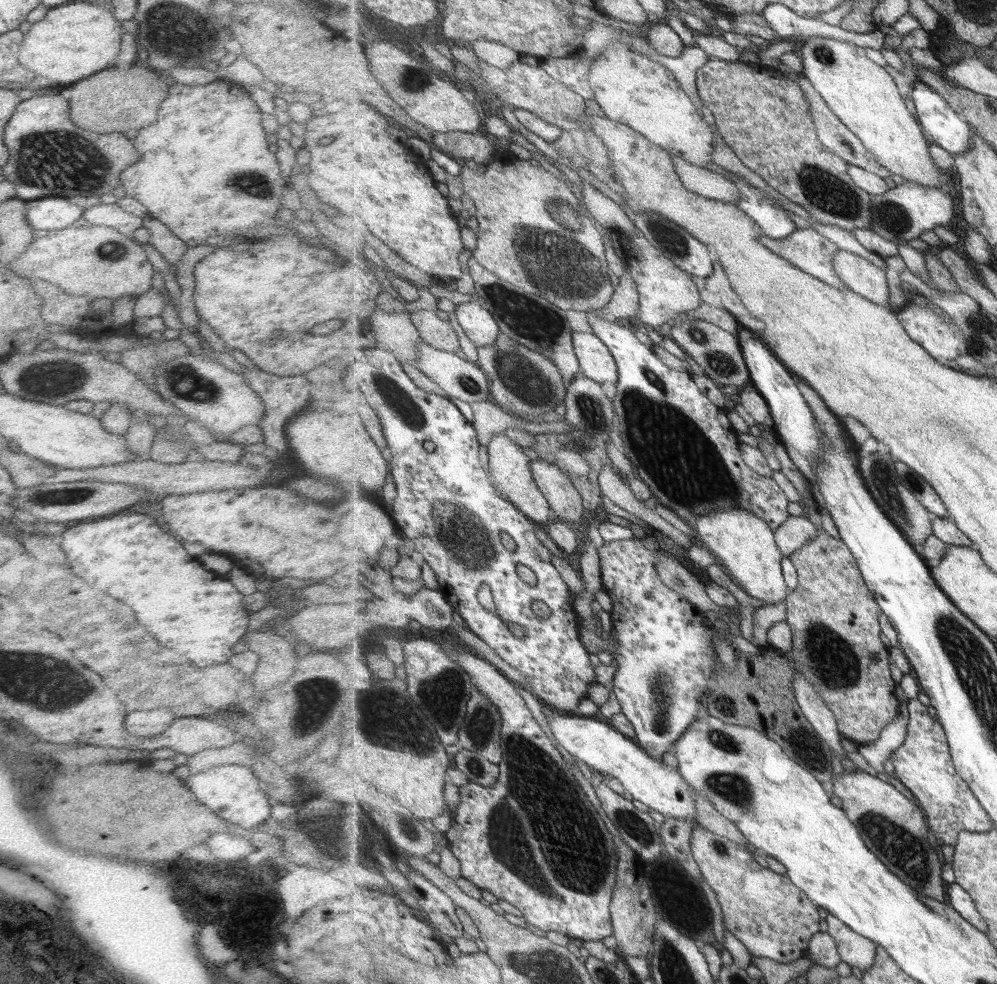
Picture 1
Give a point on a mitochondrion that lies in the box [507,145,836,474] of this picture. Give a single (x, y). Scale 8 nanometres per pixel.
(592, 418)

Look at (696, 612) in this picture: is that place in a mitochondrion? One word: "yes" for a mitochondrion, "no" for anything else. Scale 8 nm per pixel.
no

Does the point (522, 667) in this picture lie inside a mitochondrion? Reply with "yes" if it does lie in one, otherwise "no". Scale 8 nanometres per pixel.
no

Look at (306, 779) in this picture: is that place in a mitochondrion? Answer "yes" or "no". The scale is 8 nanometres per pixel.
no

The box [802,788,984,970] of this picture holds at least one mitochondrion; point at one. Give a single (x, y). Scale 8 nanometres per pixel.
(909, 853)

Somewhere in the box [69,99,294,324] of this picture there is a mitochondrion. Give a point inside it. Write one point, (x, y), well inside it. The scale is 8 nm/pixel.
(240, 179)

